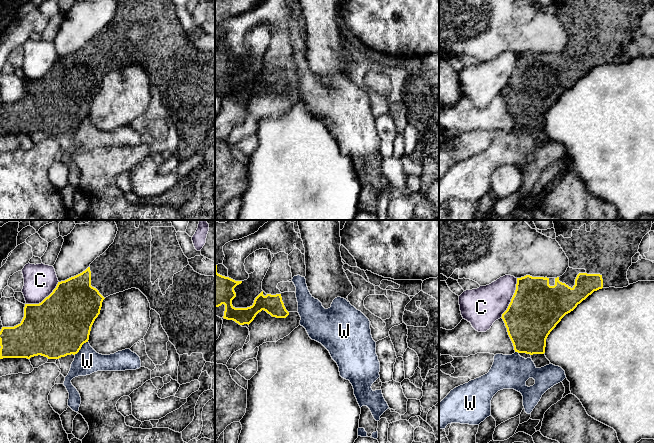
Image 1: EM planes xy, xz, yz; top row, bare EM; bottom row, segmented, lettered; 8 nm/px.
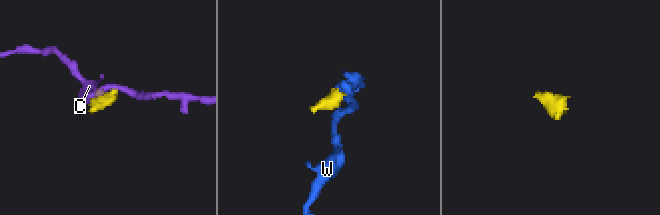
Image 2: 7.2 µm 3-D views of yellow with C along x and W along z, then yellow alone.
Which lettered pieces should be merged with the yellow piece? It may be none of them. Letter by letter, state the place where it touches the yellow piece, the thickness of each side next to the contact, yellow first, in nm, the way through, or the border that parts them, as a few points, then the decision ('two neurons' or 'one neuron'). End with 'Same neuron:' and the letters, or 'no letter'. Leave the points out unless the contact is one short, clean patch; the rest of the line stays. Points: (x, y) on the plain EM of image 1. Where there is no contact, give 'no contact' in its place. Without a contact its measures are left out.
C: yz (512, 74) | 420/300 nm | two neurons
W: xy (80, 124) | 480/200 nm | along xy (87, 117), (74, 130) | two neurons
Same neuron: no letter

